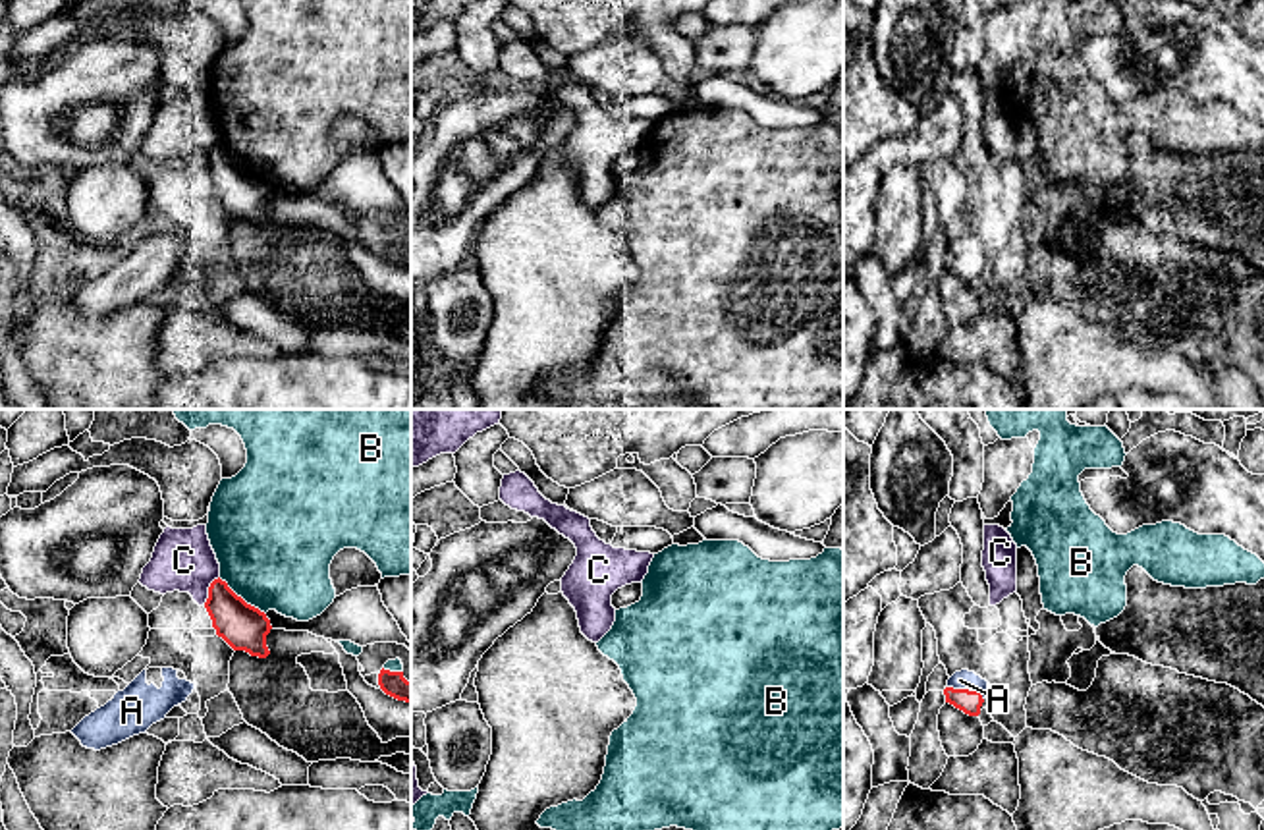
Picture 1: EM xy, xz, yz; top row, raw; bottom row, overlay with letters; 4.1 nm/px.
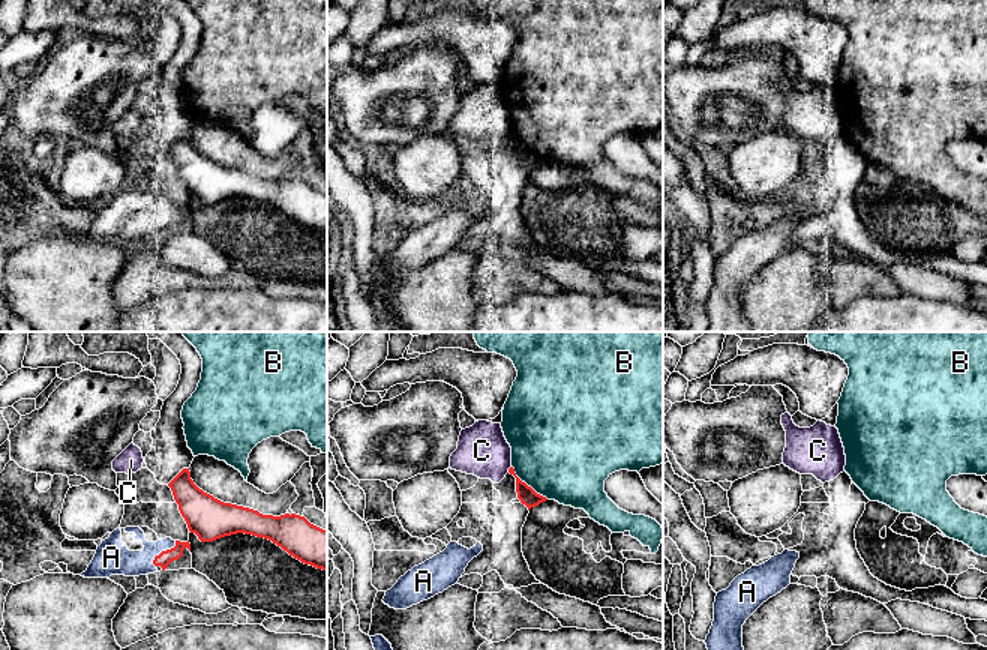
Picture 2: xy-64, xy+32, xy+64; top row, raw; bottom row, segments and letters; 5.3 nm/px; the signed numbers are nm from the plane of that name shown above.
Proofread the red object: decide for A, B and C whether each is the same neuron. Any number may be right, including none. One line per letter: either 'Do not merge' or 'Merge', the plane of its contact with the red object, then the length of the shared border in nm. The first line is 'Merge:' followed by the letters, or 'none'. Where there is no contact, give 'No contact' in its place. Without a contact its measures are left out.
Merge: A
A: Merge. Touches red in yz. Shared border 170 nm
B: Do not merge. Touches red in xy. Shared border 260 nm
C: Do not merge. Touches red in xy. Shared border 140 nm

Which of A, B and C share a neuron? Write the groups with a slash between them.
A / B / C

